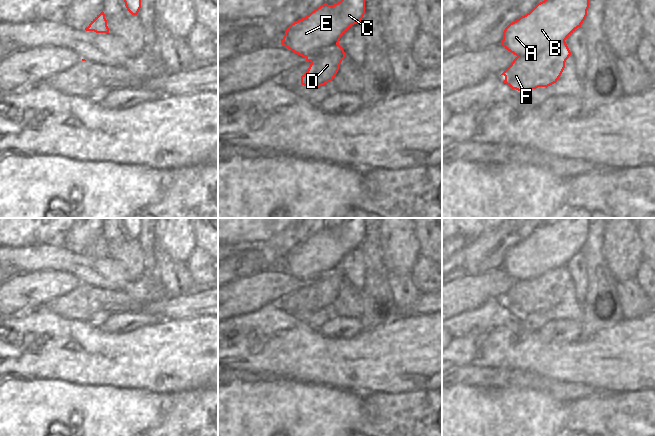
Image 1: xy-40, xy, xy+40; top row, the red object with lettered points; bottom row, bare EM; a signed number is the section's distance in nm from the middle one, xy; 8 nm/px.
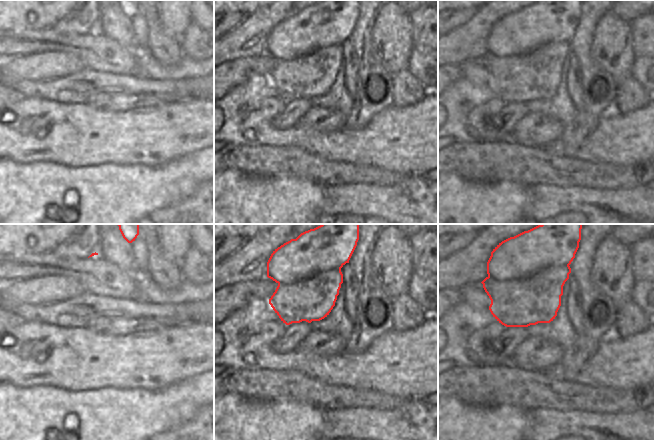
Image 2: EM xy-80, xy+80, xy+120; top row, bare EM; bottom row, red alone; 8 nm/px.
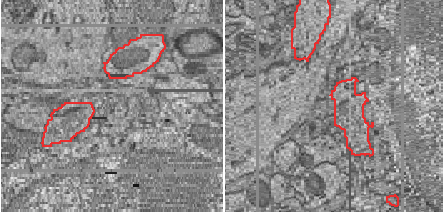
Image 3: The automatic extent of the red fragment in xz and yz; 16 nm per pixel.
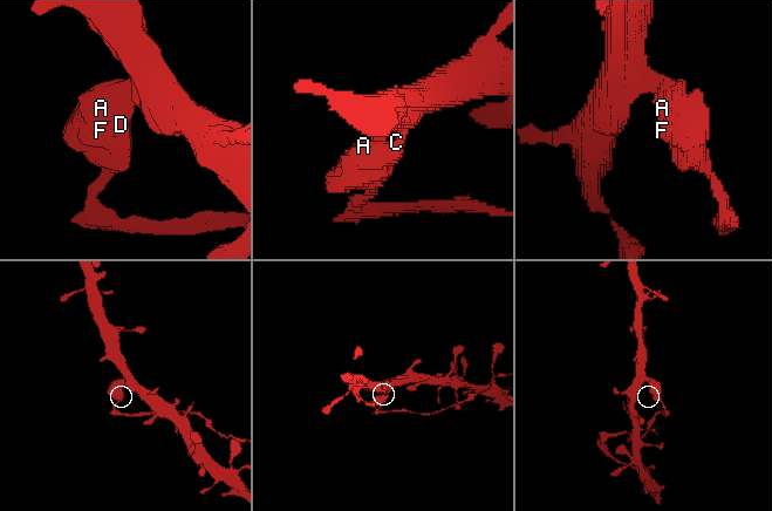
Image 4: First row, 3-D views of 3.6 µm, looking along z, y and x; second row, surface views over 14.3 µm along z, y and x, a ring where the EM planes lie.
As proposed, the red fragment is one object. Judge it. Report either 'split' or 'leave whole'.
split

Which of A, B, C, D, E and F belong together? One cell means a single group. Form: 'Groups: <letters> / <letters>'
Groups: A B C E / D F.

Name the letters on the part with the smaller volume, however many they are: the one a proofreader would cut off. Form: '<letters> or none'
D, F

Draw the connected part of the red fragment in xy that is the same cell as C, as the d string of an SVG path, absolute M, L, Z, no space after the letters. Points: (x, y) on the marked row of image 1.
M341 0L334 5L324 3L306 17L292 23L286 30L282 45L302 57L319 53L324 47L338 44L341 36L365 14L365 0Z

